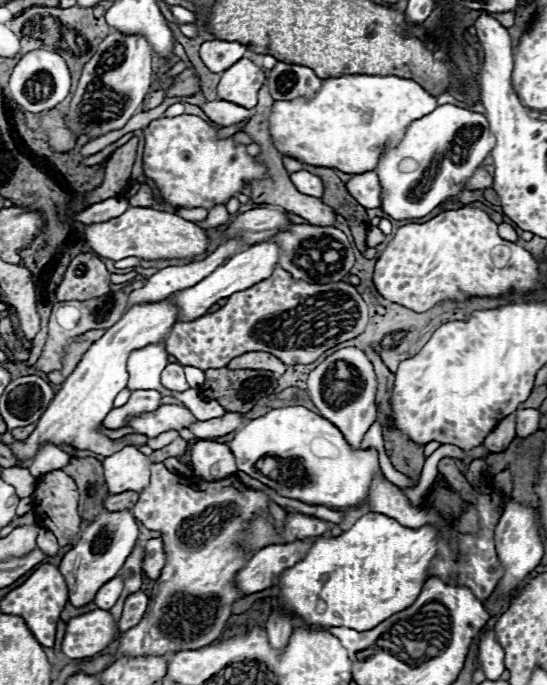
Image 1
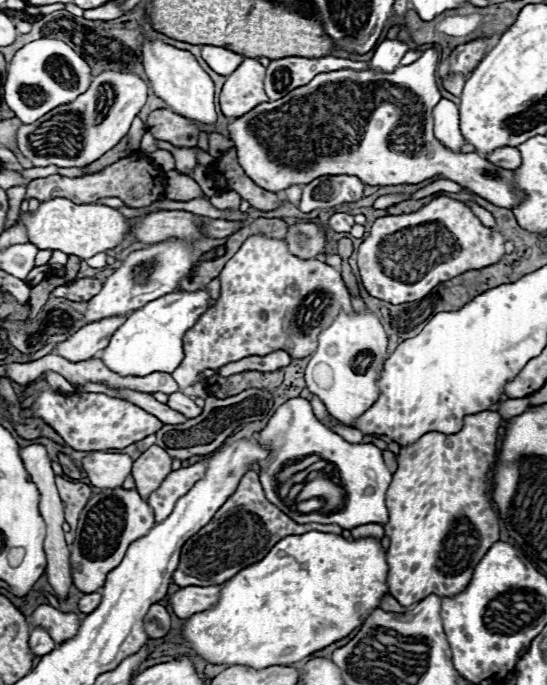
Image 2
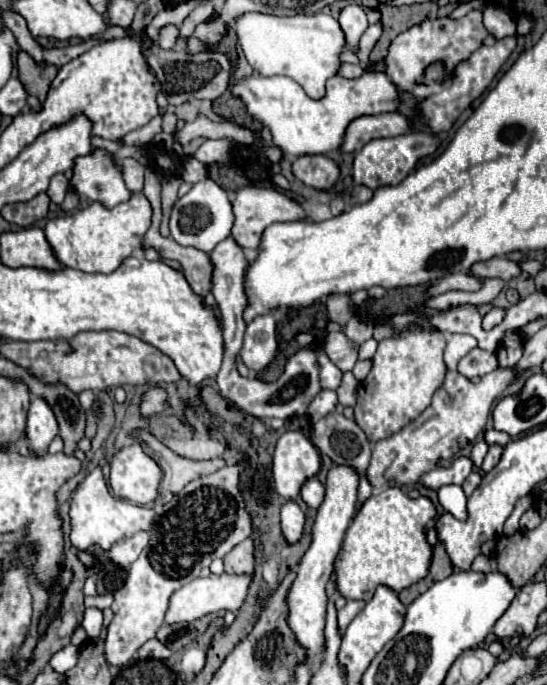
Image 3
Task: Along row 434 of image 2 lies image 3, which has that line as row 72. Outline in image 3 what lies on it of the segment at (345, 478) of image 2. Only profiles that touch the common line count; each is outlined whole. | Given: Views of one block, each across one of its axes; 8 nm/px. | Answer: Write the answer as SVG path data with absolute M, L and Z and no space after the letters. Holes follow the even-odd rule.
M260 12L242 14L234 20L238 44L248 64L262 76L288 76L298 82L304 92L320 100L326 94L326 82L340 72L340 54L348 46L338 20L332 14L298 14L298 16L270 16Z

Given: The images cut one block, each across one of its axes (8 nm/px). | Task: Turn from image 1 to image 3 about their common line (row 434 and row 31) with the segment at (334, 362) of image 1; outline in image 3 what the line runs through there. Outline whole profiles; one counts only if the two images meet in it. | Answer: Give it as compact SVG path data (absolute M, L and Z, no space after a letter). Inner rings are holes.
M348 4L342 12L340 12L340 28L346 34L346 42L348 46L356 48L360 36L364 34L364 30L368 28L368 20L366 20L366 12L362 10L360 4Z

